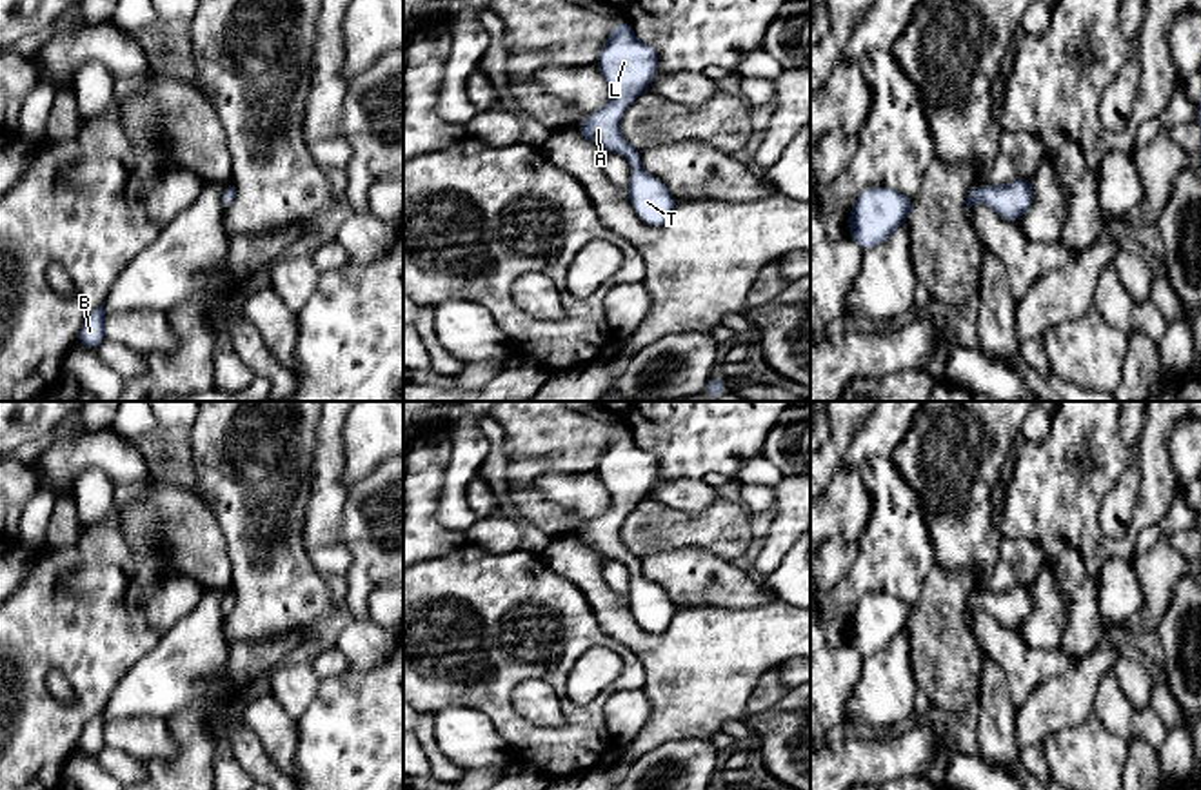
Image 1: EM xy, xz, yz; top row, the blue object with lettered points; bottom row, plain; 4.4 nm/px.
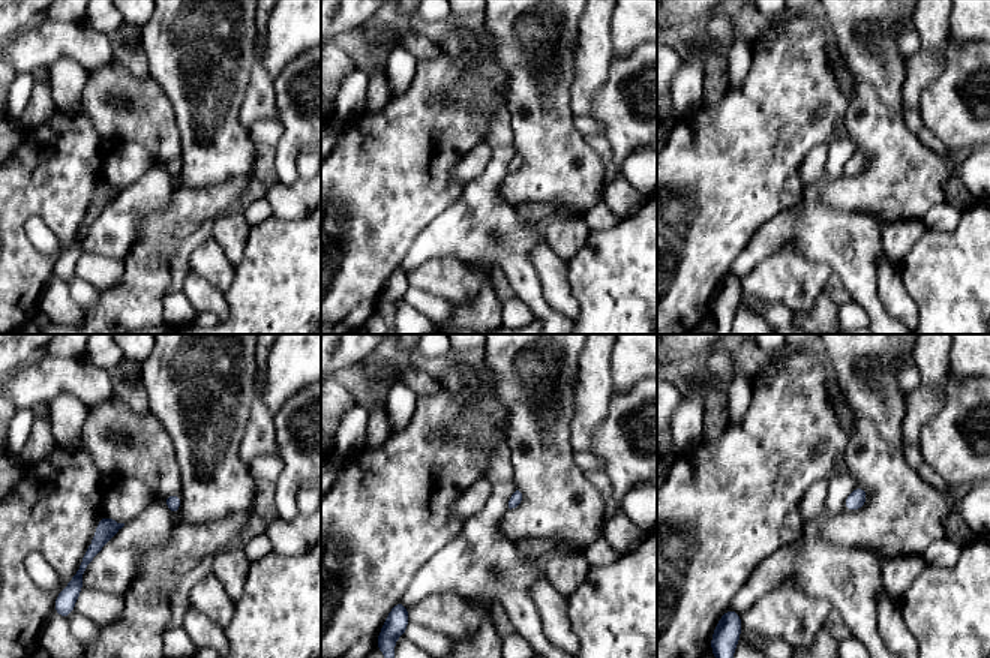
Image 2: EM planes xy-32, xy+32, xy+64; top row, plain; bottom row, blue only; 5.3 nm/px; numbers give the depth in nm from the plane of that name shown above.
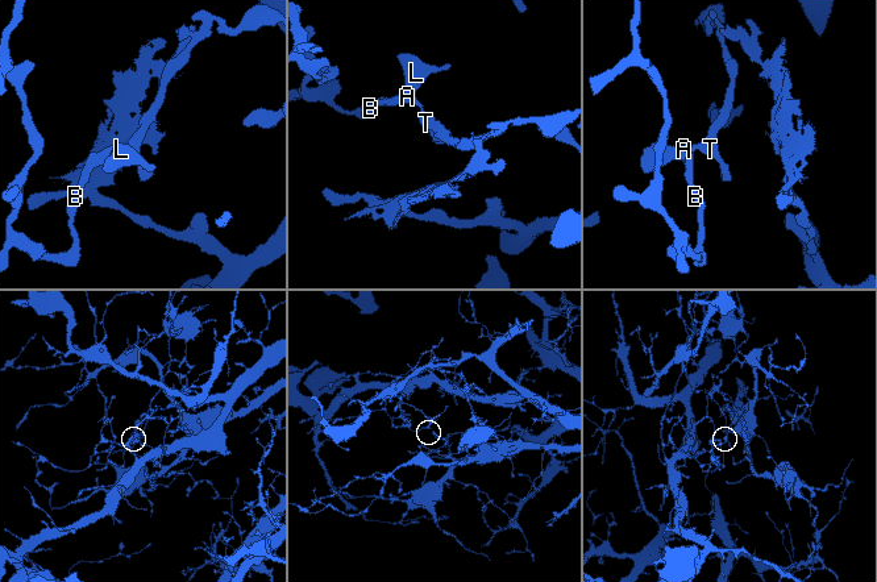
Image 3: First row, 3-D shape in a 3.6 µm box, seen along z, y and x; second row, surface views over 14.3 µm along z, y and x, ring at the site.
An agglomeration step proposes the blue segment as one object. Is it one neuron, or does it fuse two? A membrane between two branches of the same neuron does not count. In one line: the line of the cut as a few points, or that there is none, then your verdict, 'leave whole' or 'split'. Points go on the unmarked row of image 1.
no cut | leave whole

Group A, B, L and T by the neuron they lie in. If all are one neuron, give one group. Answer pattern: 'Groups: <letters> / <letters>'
Groups: A B L T

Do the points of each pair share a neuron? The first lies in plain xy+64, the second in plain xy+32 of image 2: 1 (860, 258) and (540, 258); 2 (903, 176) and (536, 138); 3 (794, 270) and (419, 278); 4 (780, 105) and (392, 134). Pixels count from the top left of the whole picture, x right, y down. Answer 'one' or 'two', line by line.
1: two
2: one
3: one
4: one

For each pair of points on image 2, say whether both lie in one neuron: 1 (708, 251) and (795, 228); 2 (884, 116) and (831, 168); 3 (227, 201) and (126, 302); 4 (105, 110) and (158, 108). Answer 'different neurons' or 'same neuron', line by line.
1: different neurons
2: different neurons
3: same neuron
4: same neuron

